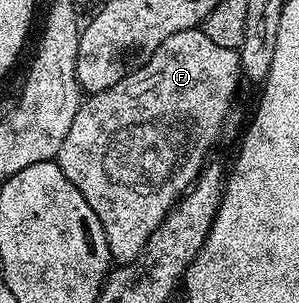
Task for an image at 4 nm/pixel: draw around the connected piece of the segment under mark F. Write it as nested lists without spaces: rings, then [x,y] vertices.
[[[199,27],[187,28],[178,34],[170,34],[170,38],[166,38],[166,42],[162,42],[162,46],[158,46],[158,50],[154,50],[143,63],[141,68],[136,68],[133,72],[131,69],[118,83],[110,86],[110,90],[93,92],[83,101],[70,125],[70,130],[66,133],[66,138],[62,141],[61,149],[58,150],[55,157],[62,174],[66,174],[66,178],[70,178],[70,182],[74,182],[78,194],[82,194],[82,198],[86,198],[86,202],[90,202],[90,210],[94,210],[94,214],[98,214],[98,222],[102,222],[102,230],[106,234],[109,257],[116,264],[134,262],[138,258],[138,254],[142,254],[150,234],[154,234],[154,230],[158,230],[158,226],[166,218],[168,211],[200,177],[200,171],[204,169],[206,161],[209,159],[207,156],[211,154],[212,147],[219,142],[220,135],[223,134],[224,127],[227,126],[228,119],[232,116],[232,107],[236,104],[236,91],[240,88],[240,80],[242,81],[239,51],[226,46],[217,46],[215,42],[210,42],[210,38],[206,38],[206,34],[201,32]]]

